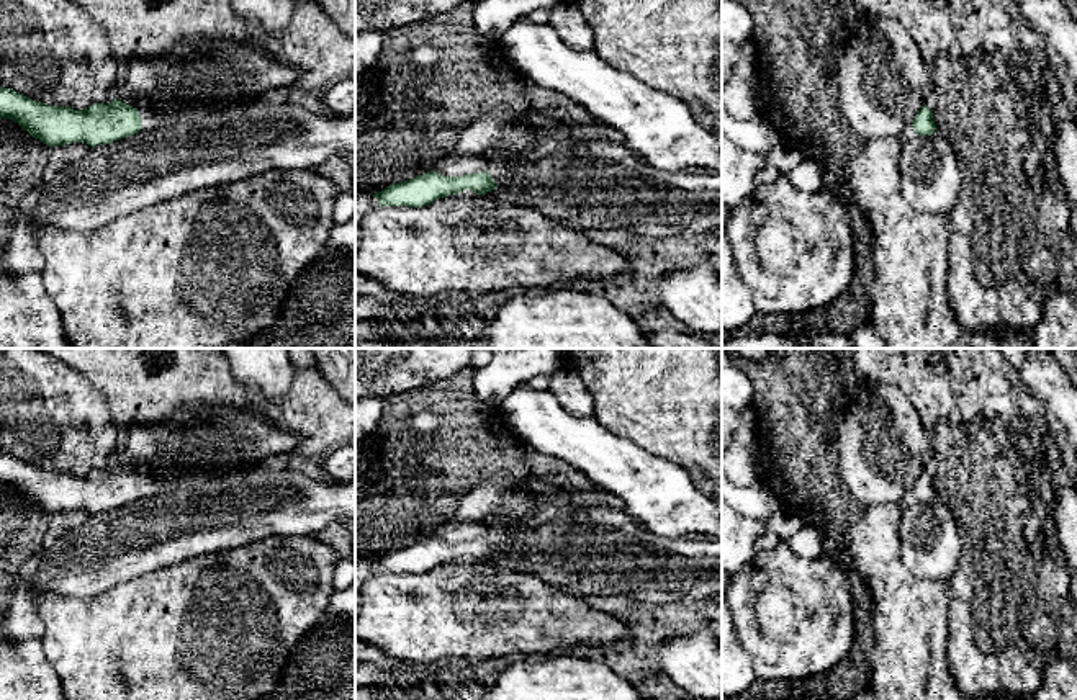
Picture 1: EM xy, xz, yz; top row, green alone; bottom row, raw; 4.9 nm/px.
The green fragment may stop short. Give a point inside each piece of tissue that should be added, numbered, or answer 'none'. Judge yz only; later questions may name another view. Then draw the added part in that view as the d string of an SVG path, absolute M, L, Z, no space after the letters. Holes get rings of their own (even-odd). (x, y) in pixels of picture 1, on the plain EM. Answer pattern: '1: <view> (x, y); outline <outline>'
1: yz (883, 448); outline M858 381L831 448L838 473L863 507L902 505L931 460L931 435L899 388Z

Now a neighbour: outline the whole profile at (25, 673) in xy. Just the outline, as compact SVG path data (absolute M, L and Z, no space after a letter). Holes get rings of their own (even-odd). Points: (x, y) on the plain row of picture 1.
M41 639L0 641L0 700L64 700Z

